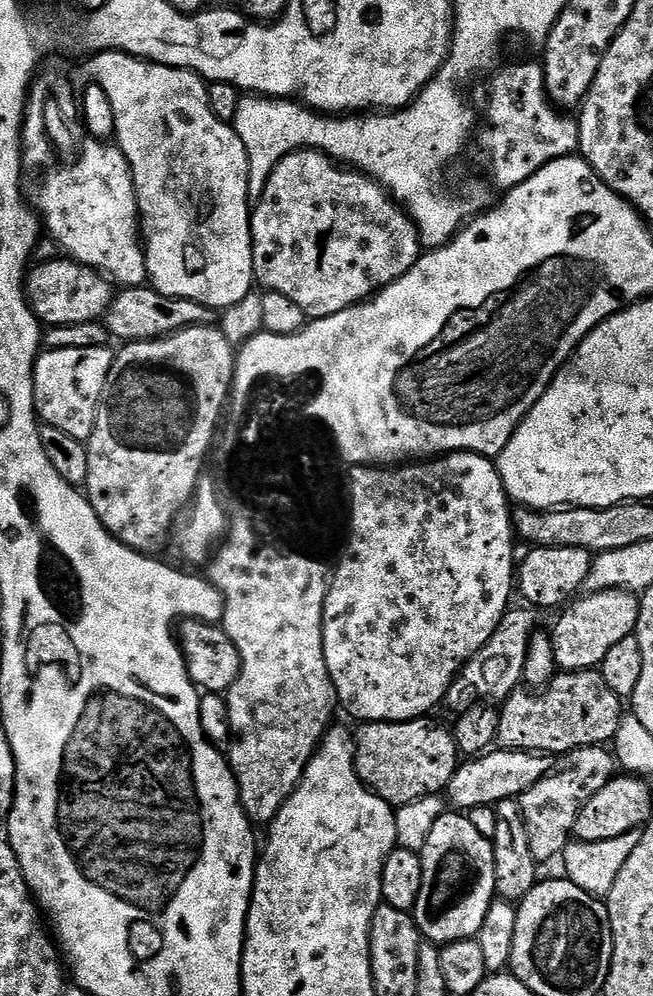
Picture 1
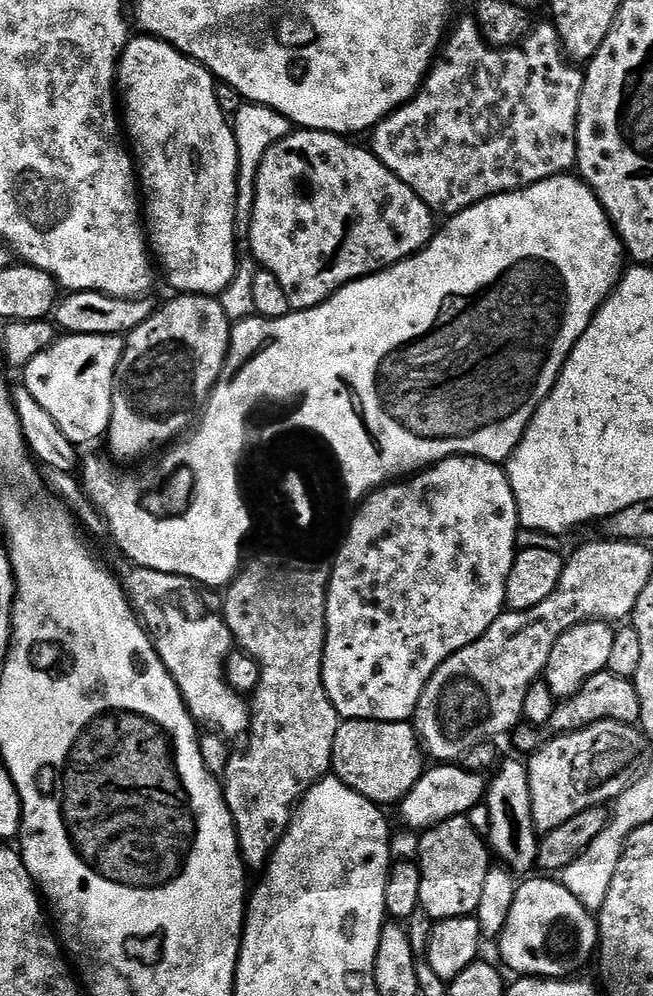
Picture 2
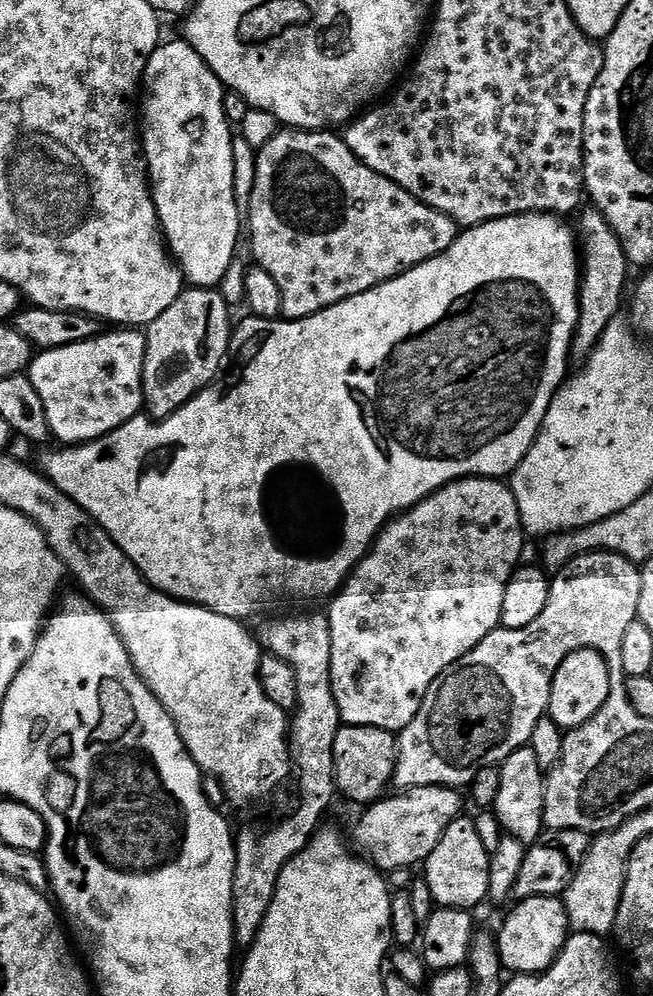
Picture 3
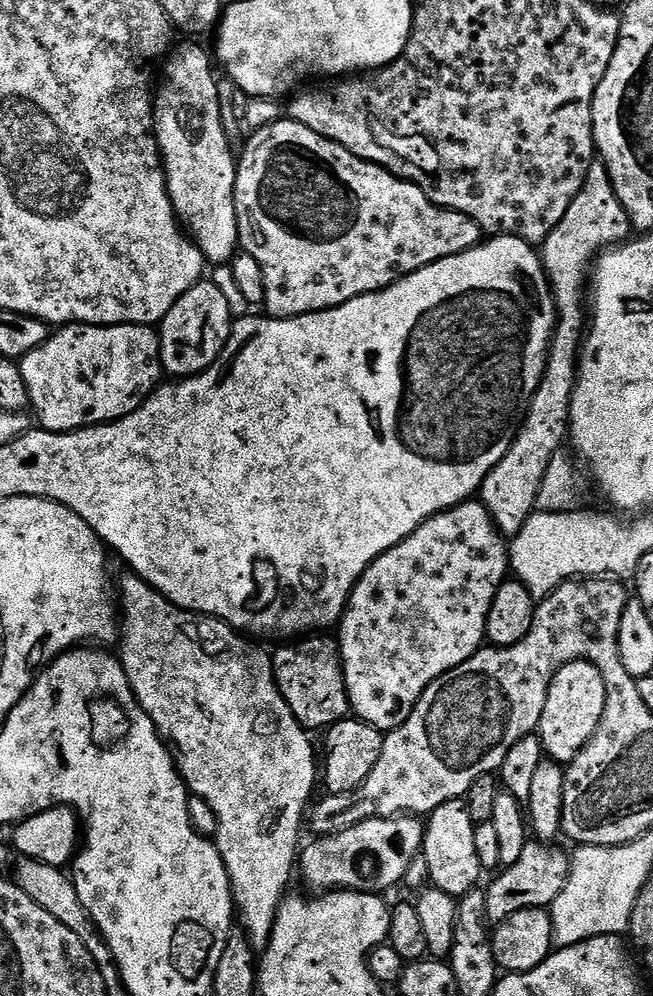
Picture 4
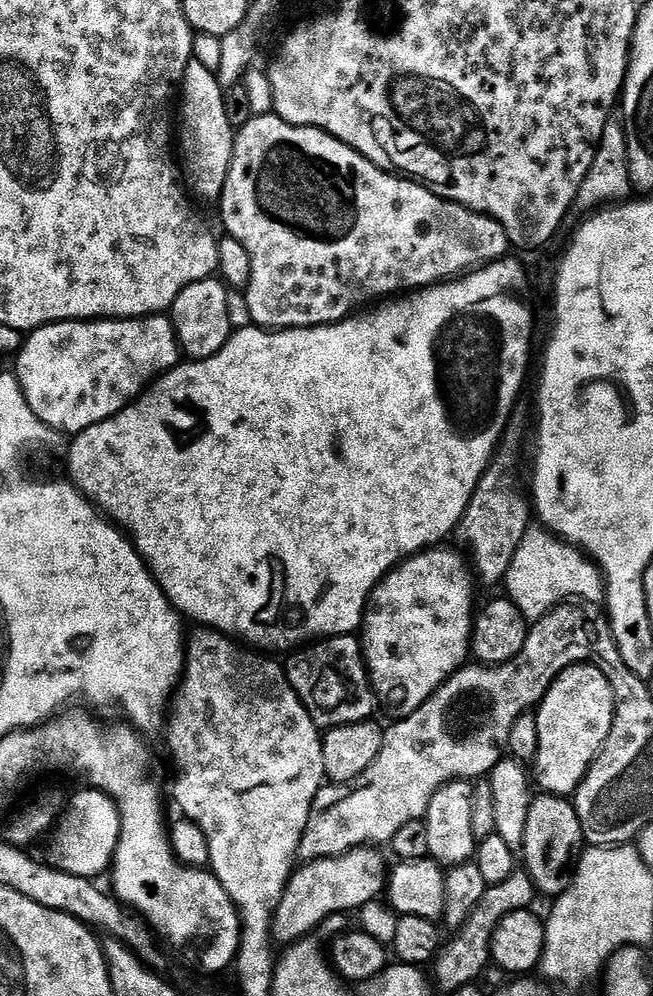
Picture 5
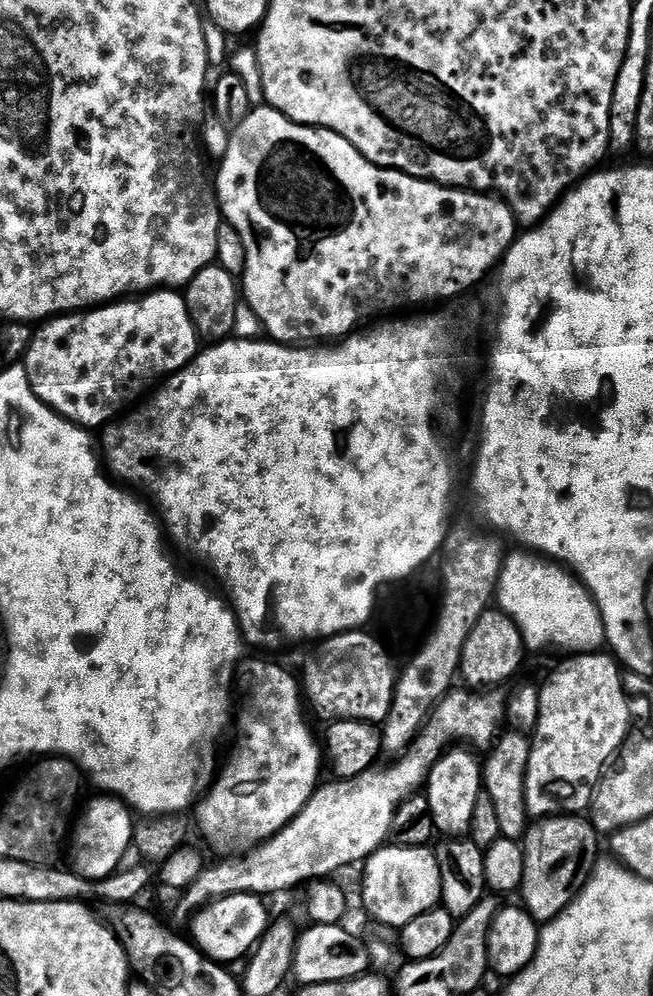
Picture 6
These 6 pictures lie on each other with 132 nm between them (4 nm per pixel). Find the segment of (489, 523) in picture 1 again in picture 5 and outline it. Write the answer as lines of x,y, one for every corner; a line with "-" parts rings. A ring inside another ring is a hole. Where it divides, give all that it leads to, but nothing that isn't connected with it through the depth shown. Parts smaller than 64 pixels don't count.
433,546
400,561
368,597
362,621
362,651
368,669
368,681
377,705
396,720
413,716
447,680
465,667
472,647
472,626
476,592
472,589
474,572
464,560
448,546

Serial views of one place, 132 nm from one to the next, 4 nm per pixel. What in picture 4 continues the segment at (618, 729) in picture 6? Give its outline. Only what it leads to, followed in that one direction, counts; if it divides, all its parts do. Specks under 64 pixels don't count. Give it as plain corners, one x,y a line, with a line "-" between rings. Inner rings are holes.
587,660
564,664
550,682
548,697
540,715
538,735
547,759
554,760
561,766
571,764
598,730
608,698
608,688
604,685
602,674
594,665

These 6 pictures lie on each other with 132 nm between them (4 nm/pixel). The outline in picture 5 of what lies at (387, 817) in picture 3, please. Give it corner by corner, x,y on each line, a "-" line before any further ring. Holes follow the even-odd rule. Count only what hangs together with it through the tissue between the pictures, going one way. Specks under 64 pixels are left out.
379,847
352,848
341,856
327,856
321,860
301,863
293,871
276,916
272,920
273,941
287,946
305,939
311,928
331,918
335,912
361,910
367,903
375,901
385,891
390,875
390,864
384,861

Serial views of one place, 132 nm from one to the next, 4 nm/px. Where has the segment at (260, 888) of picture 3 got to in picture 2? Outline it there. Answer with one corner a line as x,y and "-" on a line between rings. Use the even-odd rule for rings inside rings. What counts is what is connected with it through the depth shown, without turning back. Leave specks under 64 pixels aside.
264,564
245,567
223,593
222,618
232,632
233,641
261,666
260,681
250,696
250,731
246,736
248,756
233,755
222,777
224,800
228,803
232,821
236,823
240,855
249,869
257,870
267,865
280,839
288,833
304,795
329,775
334,734
338,734
338,726
342,723
326,694
322,678
329,573
325,569
323,572
320,566
284,567
288,568
267,568

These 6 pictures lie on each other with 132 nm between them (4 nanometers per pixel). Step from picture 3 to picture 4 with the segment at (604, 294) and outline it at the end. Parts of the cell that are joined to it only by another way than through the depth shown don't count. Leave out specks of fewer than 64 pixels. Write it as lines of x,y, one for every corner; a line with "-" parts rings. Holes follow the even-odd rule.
594,162
588,167
582,190
578,190
574,202
570,202
570,210
562,214
562,222
558,222
558,226
554,226
554,230
550,230
548,237
542,241
539,254
556,303
556,330
548,349
548,364
544,368
538,390
528,402
520,431
510,450
502,462
498,462
498,466
486,474
478,493
479,503
486,506
496,528
506,538
517,536
532,513
537,511
536,499
538,490
542,490
546,470
563,449
560,447
566,444
570,432
576,373
590,327
586,297
590,292
594,265
603,253
625,243
633,232
630,218
614,190
614,182
610,182
606,166
602,162

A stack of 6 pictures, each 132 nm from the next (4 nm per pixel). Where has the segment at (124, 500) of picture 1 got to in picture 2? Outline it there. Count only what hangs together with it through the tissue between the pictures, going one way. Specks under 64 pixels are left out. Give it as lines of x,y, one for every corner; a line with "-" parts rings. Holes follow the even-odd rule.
189,294
175,298
177,300
170,301
165,308
157,307
149,320
127,333
126,347
116,371
116,385
112,388
112,413
106,433
109,450
120,460
136,460
156,447
171,445
177,437
187,433
224,369
228,344
232,340
232,324
219,299

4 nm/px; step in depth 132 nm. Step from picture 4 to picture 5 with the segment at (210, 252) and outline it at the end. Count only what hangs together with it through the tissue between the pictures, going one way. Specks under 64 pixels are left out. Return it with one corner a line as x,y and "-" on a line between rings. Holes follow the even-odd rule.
193,58
178,85
178,148
184,151
182,172
193,193
196,191
204,200
219,201
230,170
233,143
234,129
226,116
224,90
219,86
217,73
200,58

